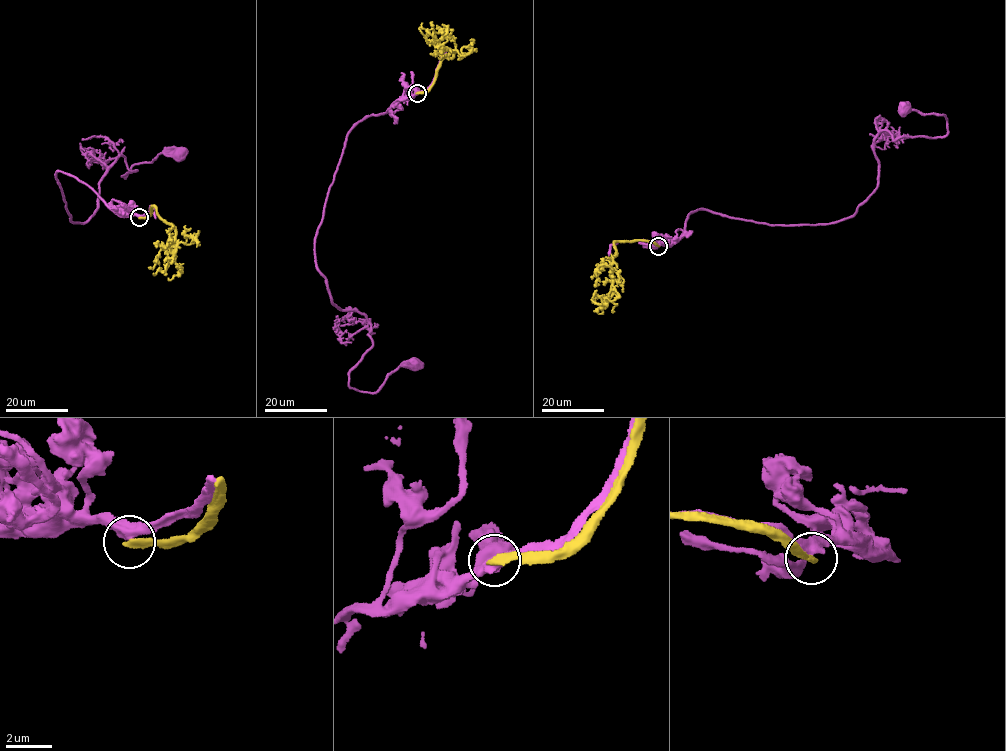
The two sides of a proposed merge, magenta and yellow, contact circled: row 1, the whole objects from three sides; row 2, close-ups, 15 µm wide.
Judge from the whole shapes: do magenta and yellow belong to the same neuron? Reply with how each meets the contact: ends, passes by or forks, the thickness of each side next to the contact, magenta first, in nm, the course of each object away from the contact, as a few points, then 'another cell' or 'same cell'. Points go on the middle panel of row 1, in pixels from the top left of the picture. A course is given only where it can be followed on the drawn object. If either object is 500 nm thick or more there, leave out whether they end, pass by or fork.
magenta passes by; yellow ends; calibres 400 and 320 nm; course magenta (417, 93), (347, 135), (314, 249), (332, 303), (370, 325), (350, 386), (376, 392), (415, 364); course yellow (416, 93), (429, 89), (444, 55), (451, 58), (455, 52), (439, 50), (447, 39), (443, 37), (448, 25); another cell

